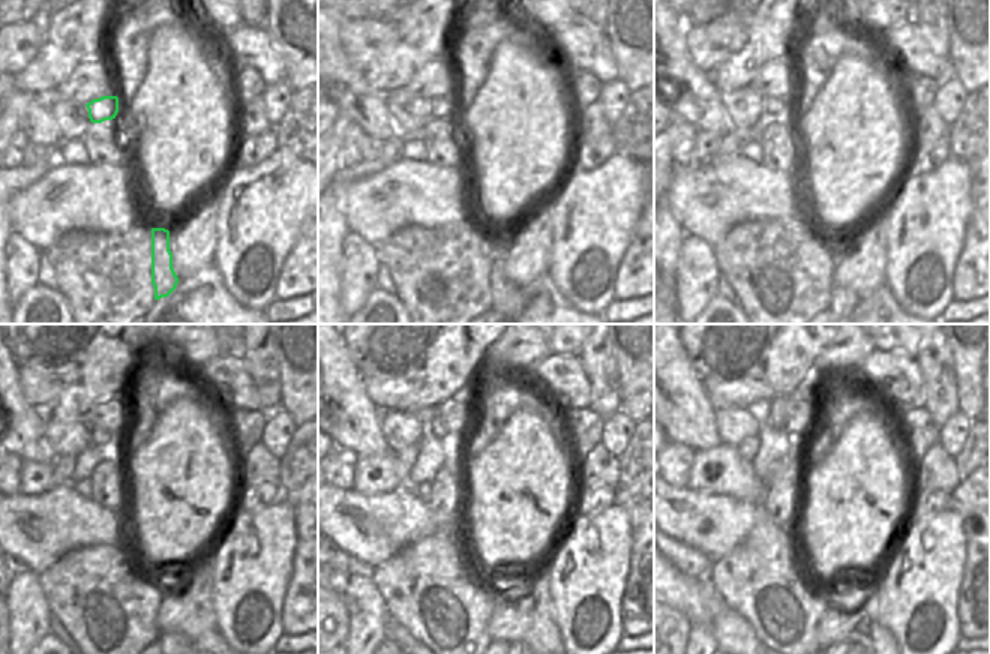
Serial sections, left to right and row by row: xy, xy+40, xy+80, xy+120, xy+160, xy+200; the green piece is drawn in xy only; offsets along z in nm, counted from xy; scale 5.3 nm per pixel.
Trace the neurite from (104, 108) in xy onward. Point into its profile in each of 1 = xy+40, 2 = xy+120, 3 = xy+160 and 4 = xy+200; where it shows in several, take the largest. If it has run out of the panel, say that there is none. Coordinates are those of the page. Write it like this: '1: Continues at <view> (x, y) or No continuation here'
1: Continues at xy+40 (437, 108)
2: Continues at xy+120 (98, 437)
3: Continues at xy+160 (438, 428)
4: Continues at xy+200 (816, 387)

